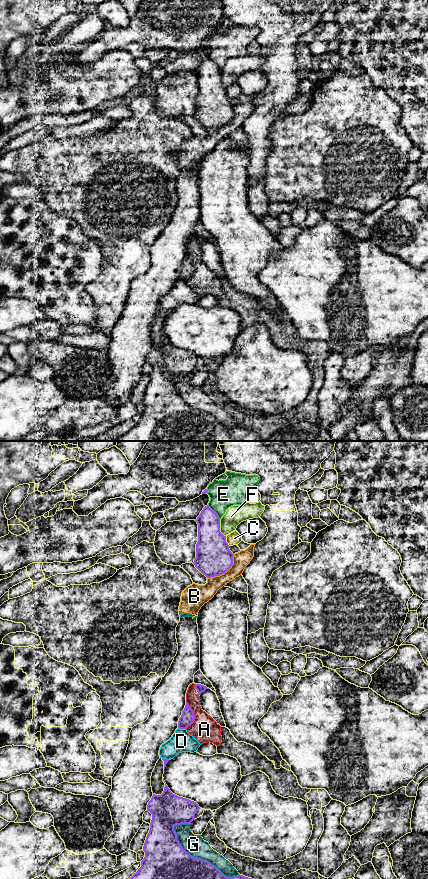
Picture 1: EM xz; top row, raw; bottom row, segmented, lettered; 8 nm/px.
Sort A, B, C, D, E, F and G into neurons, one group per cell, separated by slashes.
A / B G / C / D / E / F

